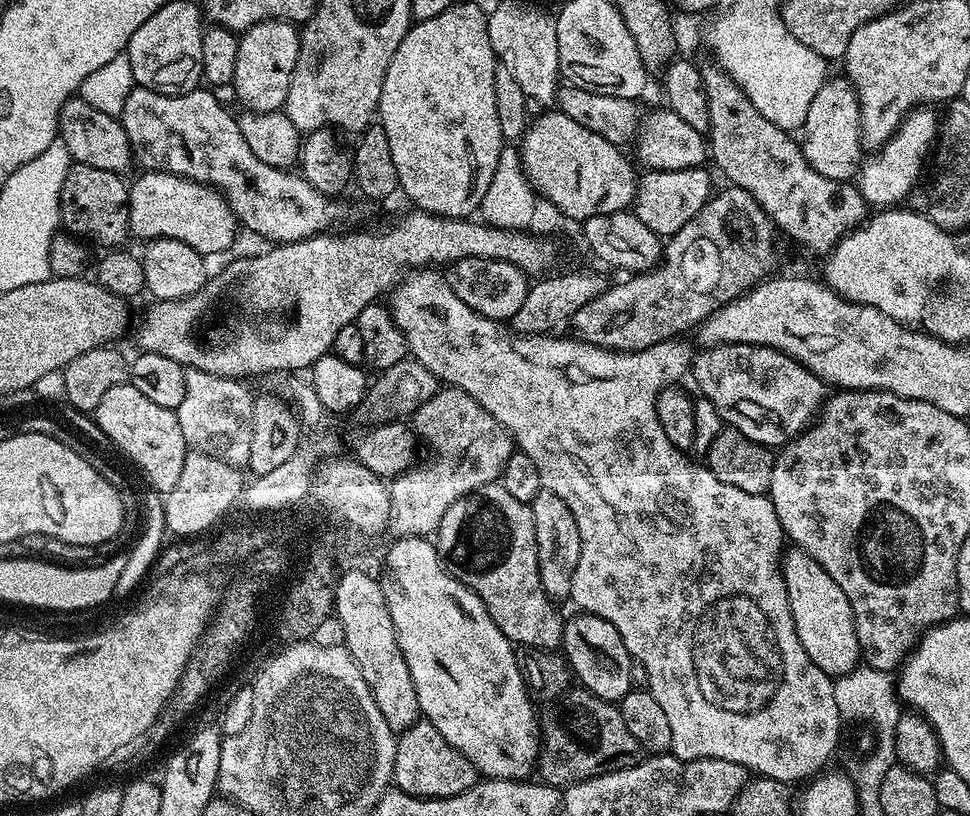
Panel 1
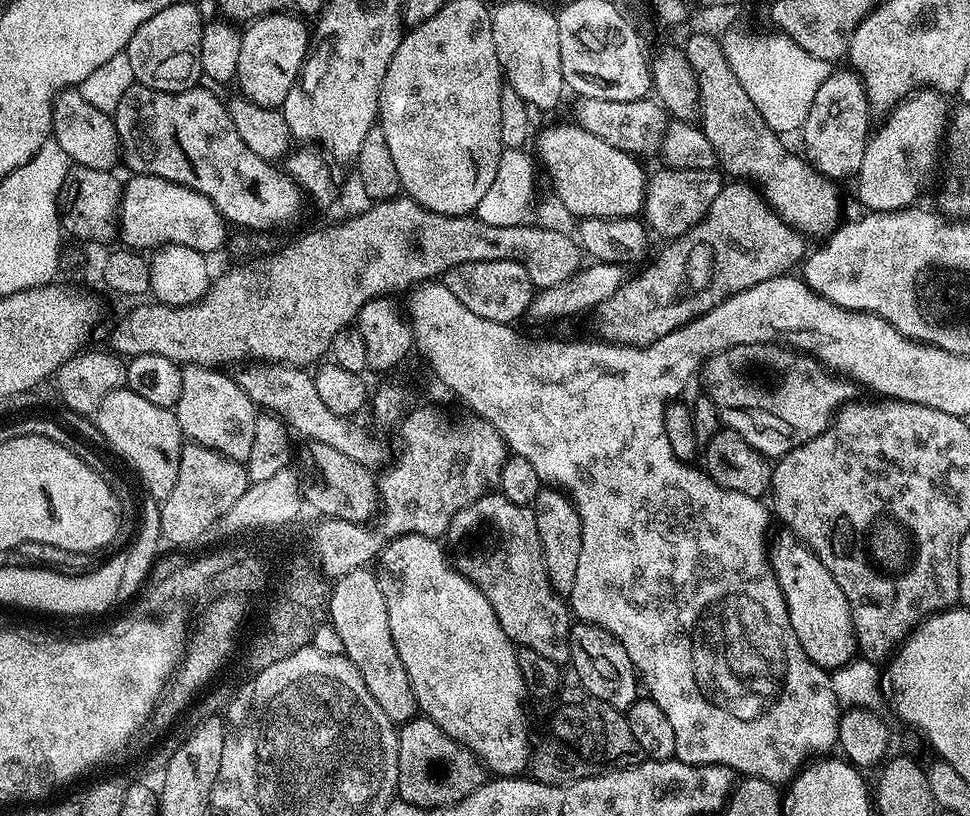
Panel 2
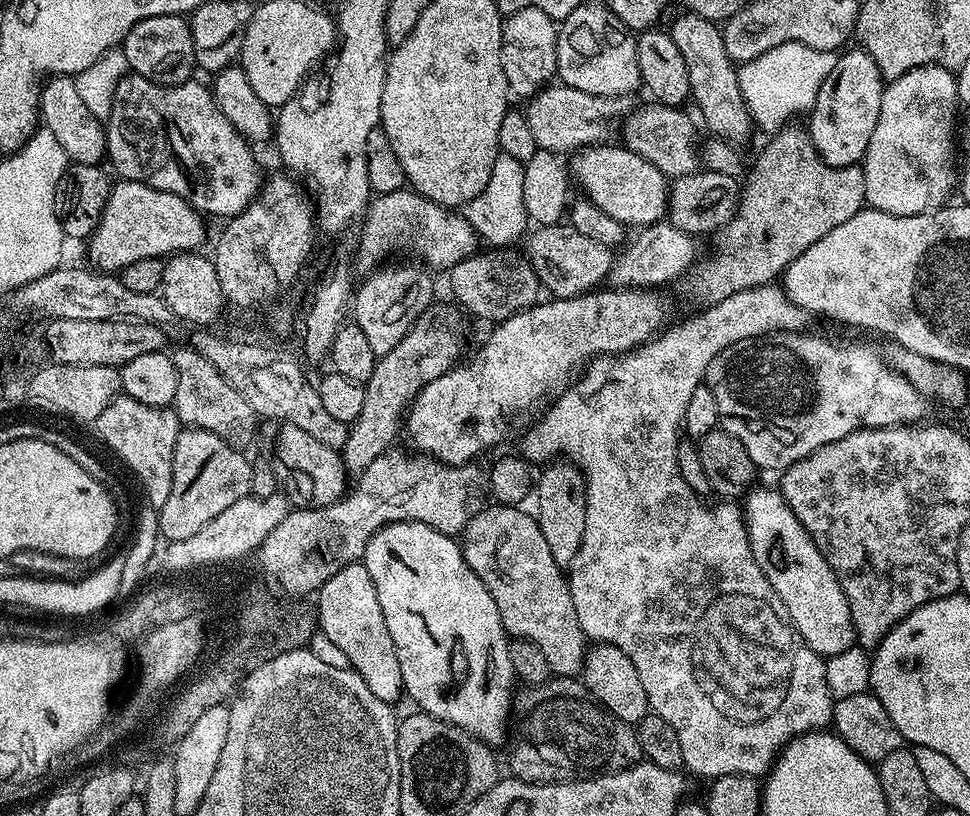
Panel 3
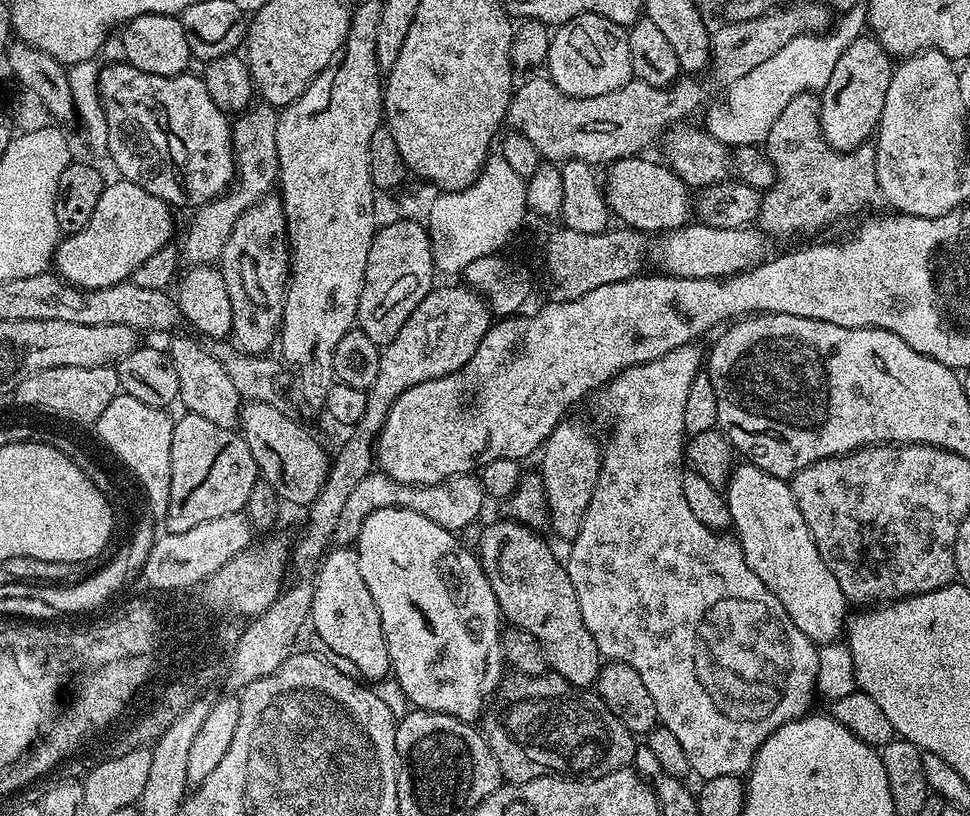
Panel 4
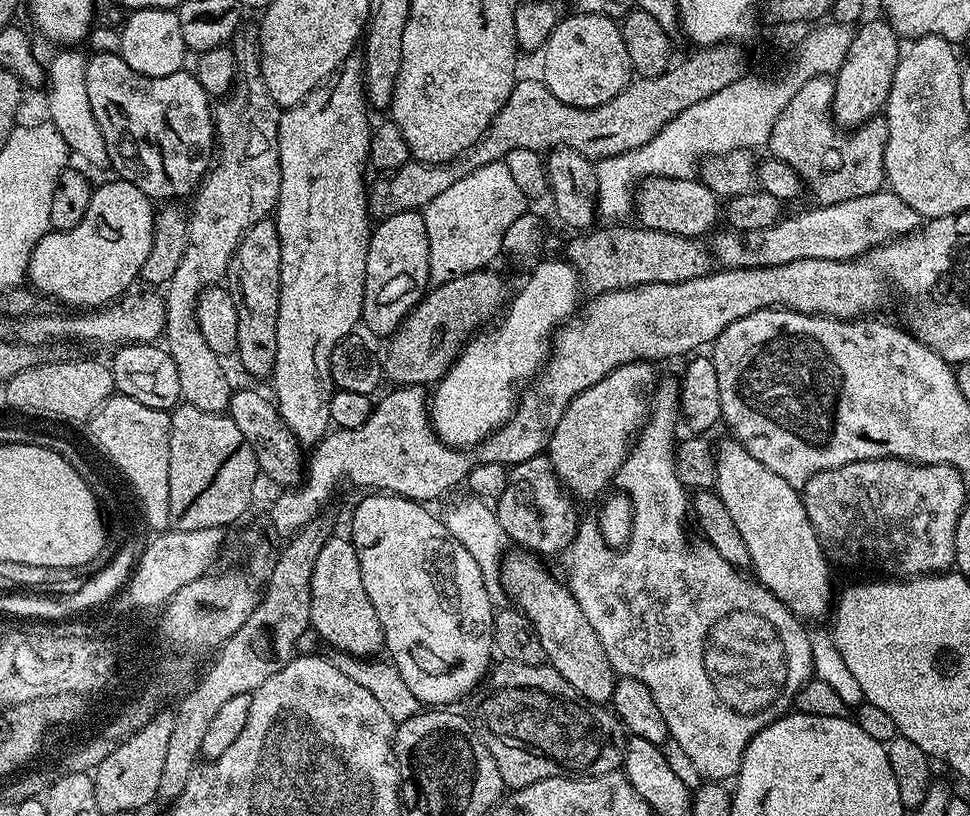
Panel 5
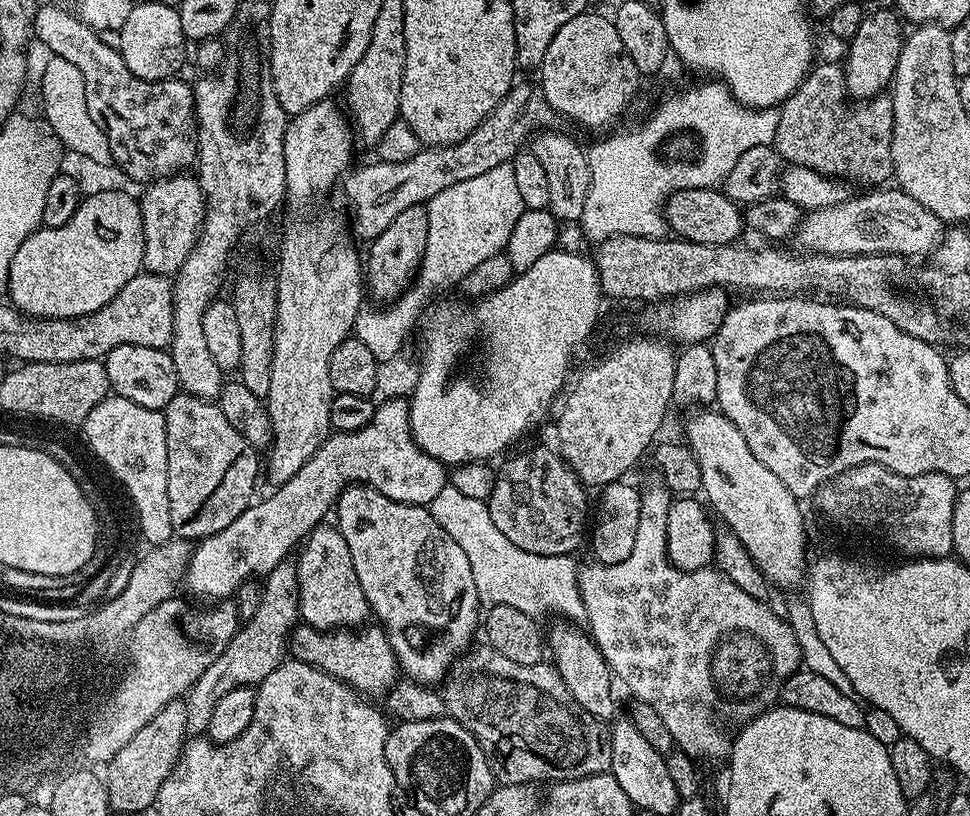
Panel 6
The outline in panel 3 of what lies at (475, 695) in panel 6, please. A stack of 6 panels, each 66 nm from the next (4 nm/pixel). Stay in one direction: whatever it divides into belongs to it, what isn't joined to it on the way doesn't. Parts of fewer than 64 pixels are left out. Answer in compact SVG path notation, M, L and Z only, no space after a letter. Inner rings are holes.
M549 678L545 684L529 684L521 687L515 693L512 701L512 712L514 713L514 731L510 736L512 749L508 752L508 764L512 767L511 775L515 779L526 781L527 784L558 784L566 780L590 780L594 776L617 772L623 768L630 768L634 764L641 763L642 757L640 754L640 743L636 737L636 728L631 724L622 722L614 714L610 714L598 701L593 700L587 688L581 686L579 683L573 682L571 679Z

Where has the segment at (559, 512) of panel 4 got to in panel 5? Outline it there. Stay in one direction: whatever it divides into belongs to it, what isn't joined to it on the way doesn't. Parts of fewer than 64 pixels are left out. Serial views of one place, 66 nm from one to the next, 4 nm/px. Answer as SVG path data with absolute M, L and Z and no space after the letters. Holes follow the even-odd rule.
M648 362L622 366L618 370L606 374L606 378L602 378L602 382L594 382L594 386L590 386L590 390L582 390L582 394L575 396L570 402L570 406L566 406L566 410L562 414L562 422L558 422L558 426L550 438L546 455L554 466L560 483L577 501L594 499L596 492L602 491L607 484L611 485L615 481L622 462L628 456L630 438L639 433L648 418L650 404L646 399L646 392L644 396L644 387L647 384L655 385L658 380L658 375L656 376L656 372L652 368L655 367Z

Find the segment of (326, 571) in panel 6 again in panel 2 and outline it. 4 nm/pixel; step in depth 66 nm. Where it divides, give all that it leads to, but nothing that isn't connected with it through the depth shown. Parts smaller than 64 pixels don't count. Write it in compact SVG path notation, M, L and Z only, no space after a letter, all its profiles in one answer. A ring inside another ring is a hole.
M371 567L350 570L350 574L339 576L336 579L328 598L328 620L332 629L338 634L338 638L342 638L344 655L356 667L358 674L362 674L362 682L366 682L366 690L374 694L374 702L382 706L386 718L390 718L397 726L413 719L418 712L414 690L410 686L406 666L402 666L402 658L398 658L398 650L390 634L390 618L386 615L386 598L382 594L380 577Z

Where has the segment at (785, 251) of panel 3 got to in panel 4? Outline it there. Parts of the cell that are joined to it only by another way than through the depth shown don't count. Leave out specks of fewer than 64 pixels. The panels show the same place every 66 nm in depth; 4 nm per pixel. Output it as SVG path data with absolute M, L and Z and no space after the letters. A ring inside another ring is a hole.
M803 92L790 98L790 103L782 109L782 114L778 114L774 126L770 126L770 134L762 141L762 151L772 159L776 171L775 182L760 197L758 228L769 237L816 232L819 228L834 223L839 216L852 216L859 208L866 207L872 199L877 199L875 143L862 144L849 152L839 152L831 148L820 129L820 98L817 93Z

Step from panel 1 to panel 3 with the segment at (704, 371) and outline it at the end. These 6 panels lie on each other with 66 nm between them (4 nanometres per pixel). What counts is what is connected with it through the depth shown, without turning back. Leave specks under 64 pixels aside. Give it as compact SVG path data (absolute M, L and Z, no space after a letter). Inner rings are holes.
M812 330L771 332L768 336L740 340L732 348L727 348L717 354L712 367L708 370L706 383L710 390L714 390L714 398L718 401L719 427L734 434L734 438L738 438L738 442L742 442L742 446L746 446L746 454L750 454L750 458L760 470L764 470L764 468L777 468L777 470L789 468L794 462L814 454L814 450L818 450L830 442L838 442L842 438L846 438L846 434L859 428L885 428L895 424L919 424L927 417L924 415L927 414L928 404L930 404L929 397L925 396L923 392L919 392L904 375L897 372L895 367L886 359L886 356L883 356L878 349L871 348L868 344L835 344L834 341L827 340L824 336L815 336Z

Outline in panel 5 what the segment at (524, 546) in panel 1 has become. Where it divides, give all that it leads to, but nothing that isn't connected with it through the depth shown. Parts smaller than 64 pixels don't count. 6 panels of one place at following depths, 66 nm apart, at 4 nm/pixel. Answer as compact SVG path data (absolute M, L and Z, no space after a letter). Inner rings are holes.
M528 550L514 551L518 552L509 551L500 561L500 583L503 585L505 593L509 597L512 595L511 603L519 611L524 612L526 618L530 618L538 638L544 644L545 661L551 668L558 670L558 674L562 674L562 678L566 678L566 682L570 682L570 686L574 686L574 690L578 690L582 699L590 701L591 704L607 705L614 694L618 676L612 670L612 663L606 650L602 650L602 642L598 639L598 634L594 634L594 626L590 626L586 614L582 614L582 606L578 606L578 602L573 598L572 592L563 579L555 580L544 569L545 561L539 555Z

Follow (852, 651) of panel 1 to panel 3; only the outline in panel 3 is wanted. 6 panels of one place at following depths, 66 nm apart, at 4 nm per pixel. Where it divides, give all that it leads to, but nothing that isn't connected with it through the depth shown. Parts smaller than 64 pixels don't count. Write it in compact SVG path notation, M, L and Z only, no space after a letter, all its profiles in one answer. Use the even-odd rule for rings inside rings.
M753 487L743 497L742 511L754 558L758 566L762 566L762 574L766 574L766 582L770 582L778 598L782 598L782 606L786 606L786 614L790 614L806 646L825 658L850 650L856 644L856 627L846 594L835 570L828 565L802 522L798 522L784 495L775 487Z

